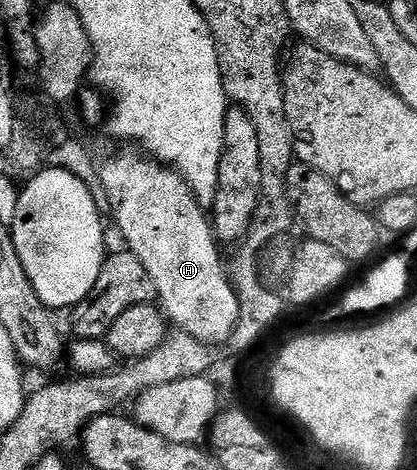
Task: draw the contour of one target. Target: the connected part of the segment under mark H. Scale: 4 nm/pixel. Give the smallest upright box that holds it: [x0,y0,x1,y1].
[99,150,241,345]

